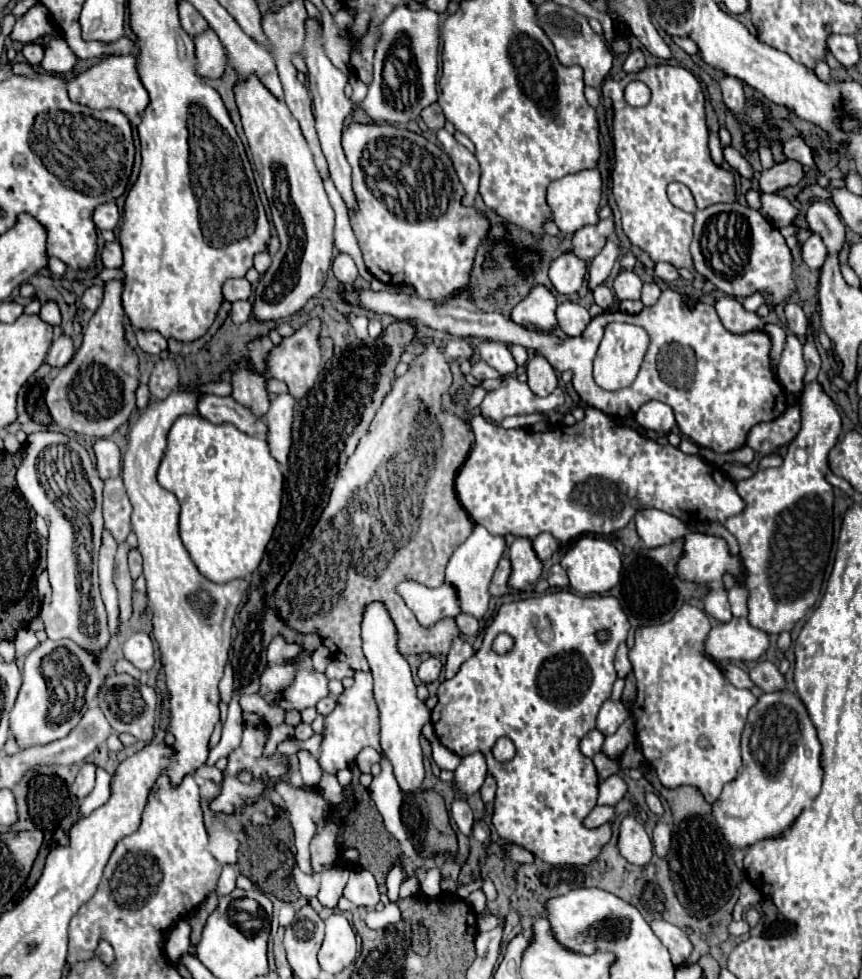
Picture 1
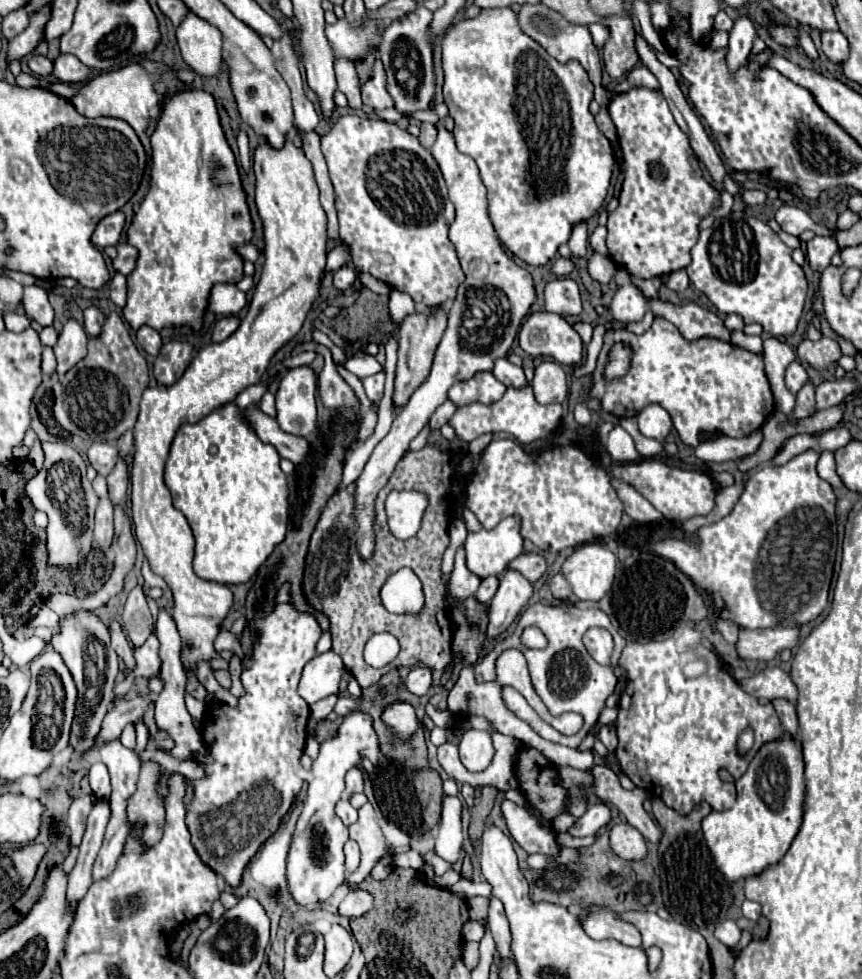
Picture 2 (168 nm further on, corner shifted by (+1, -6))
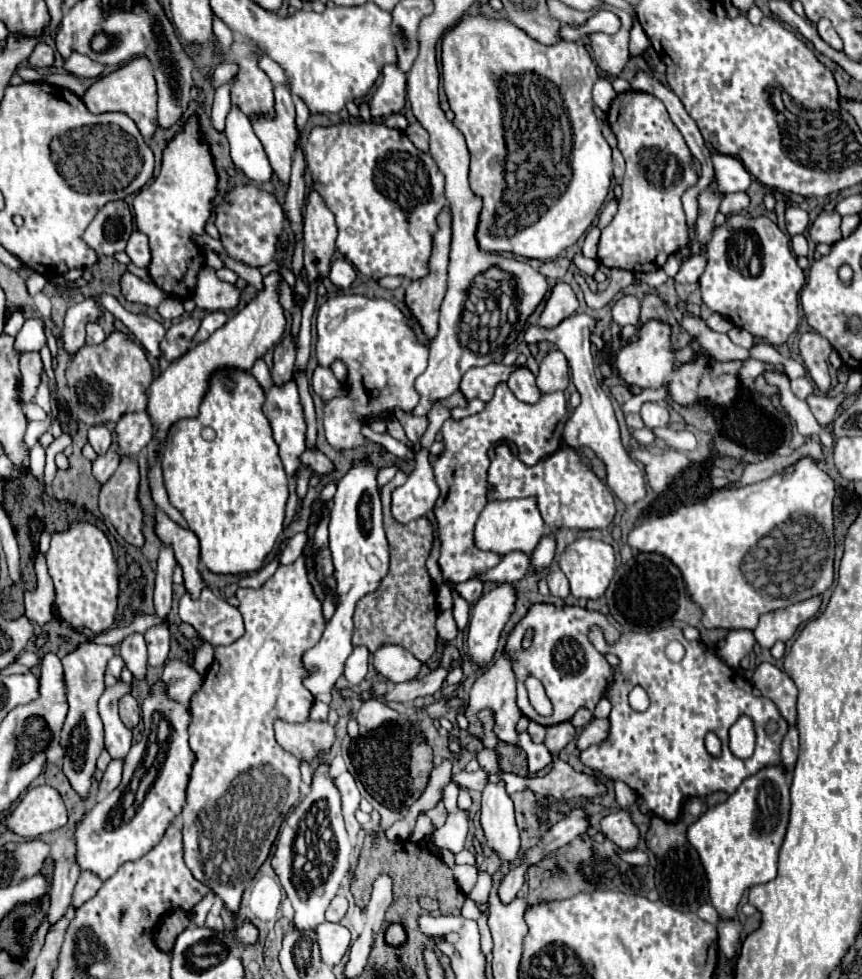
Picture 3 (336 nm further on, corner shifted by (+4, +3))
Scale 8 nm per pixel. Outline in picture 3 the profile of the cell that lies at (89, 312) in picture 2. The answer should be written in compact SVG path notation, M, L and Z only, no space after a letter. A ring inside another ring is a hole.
M97 321L87 323L87 345L99 345L105 339L105 331Z

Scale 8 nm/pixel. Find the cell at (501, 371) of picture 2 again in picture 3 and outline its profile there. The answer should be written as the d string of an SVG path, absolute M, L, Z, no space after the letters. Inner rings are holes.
M515 367L515 371L509 375L507 385L515 393L515 397L523 403L533 403L537 401L537 397L541 397L535 385L535 375L527 367Z

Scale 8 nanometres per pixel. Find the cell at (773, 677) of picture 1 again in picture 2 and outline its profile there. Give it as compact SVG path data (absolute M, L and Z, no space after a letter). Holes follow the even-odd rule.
M772 700L772 704L774 704L774 708L776 708L776 714L778 714L778 718L780 718L780 722L782 722L786 734L788 734L790 738L796 738L796 736L798 736L796 708L794 708L790 702L786 702L786 700Z

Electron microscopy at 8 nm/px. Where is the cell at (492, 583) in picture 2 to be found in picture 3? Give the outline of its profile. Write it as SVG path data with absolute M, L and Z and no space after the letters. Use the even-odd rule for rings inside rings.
M473 577L473 579L465 581L465 583L457 583L455 589L459 591L459 595L463 599L467 599L469 603L475 603L483 593L483 581L479 577Z

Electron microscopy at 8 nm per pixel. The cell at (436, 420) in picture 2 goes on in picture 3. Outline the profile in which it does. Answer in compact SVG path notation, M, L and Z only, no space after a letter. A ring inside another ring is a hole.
M399 408L395 409L393 416L399 421L403 429L405 429L407 437L409 437L413 443L417 443L417 441L423 437L423 433L425 433L427 425L429 425L427 416L409 417L409 415L405 415Z

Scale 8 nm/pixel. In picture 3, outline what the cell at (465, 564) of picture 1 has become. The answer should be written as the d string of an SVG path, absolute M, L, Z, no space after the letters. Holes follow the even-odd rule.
M531 497L527 499L509 499L509 501L491 501L485 505L477 525L475 525L475 547L481 551L493 551L505 555L511 551L533 553L539 539L547 533L547 527L537 511L537 505Z

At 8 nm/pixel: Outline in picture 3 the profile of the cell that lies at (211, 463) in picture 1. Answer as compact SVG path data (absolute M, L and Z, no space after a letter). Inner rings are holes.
M221 369L211 377L209 391L201 403L201 413L193 419L181 419L173 423L167 435L161 459L165 489L171 505L179 509L189 529L199 537L201 561L213 573L259 571L283 531L289 481L279 457L277 443L273 441L273 429L261 411L263 401L263 389L257 385L251 373Z

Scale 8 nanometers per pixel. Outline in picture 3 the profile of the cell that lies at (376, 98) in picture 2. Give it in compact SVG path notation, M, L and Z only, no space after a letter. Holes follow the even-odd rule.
M385 65L381 79L371 93L369 107L373 119L385 119L399 113L405 107L405 73L395 65Z

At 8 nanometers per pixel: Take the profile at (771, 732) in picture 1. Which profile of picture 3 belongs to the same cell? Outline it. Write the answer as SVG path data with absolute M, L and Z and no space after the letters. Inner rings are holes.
M767 765L747 777L725 803L707 809L693 825L689 825L689 843L697 849L709 877L711 905L727 919L717 925L719 947L727 957L737 955L741 935L737 905L743 891L751 885L767 883L777 875L777 855L785 839L789 807L789 773L785 765Z

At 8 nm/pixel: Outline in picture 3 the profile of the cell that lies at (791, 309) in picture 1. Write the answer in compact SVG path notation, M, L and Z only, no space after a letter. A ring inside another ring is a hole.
M815 331L801 335L799 353L805 361L805 367L811 375L811 379L815 381L815 385L819 387L821 393L825 393L831 387L831 377L827 371L827 359L829 359L831 351L833 351L833 345L823 335L819 335Z

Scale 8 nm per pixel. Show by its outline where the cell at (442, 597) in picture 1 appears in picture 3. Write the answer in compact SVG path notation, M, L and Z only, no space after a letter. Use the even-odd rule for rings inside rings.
M507 383L497 385L493 399L485 405L481 413L463 419L447 419L443 423L443 441L445 449L439 455L433 471L441 489L441 495L435 503L437 529L441 539L441 557L439 565L443 573L451 573L453 583L463 583L479 573L489 571L497 565L499 555L473 549L473 527L487 505L487 481L485 473L489 467L487 449L497 443L513 443L519 449L519 459L525 465L535 465L541 457L551 455L561 447L563 425L567 421L567 405L563 393L541 395L535 405L519 401Z

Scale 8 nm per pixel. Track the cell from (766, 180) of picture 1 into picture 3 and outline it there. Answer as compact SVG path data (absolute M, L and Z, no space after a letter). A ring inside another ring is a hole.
M739 191L739 193L729 193L725 195L719 211L723 211L725 215L731 215L731 213L739 213L743 211L745 207L749 205L749 195L745 191Z

